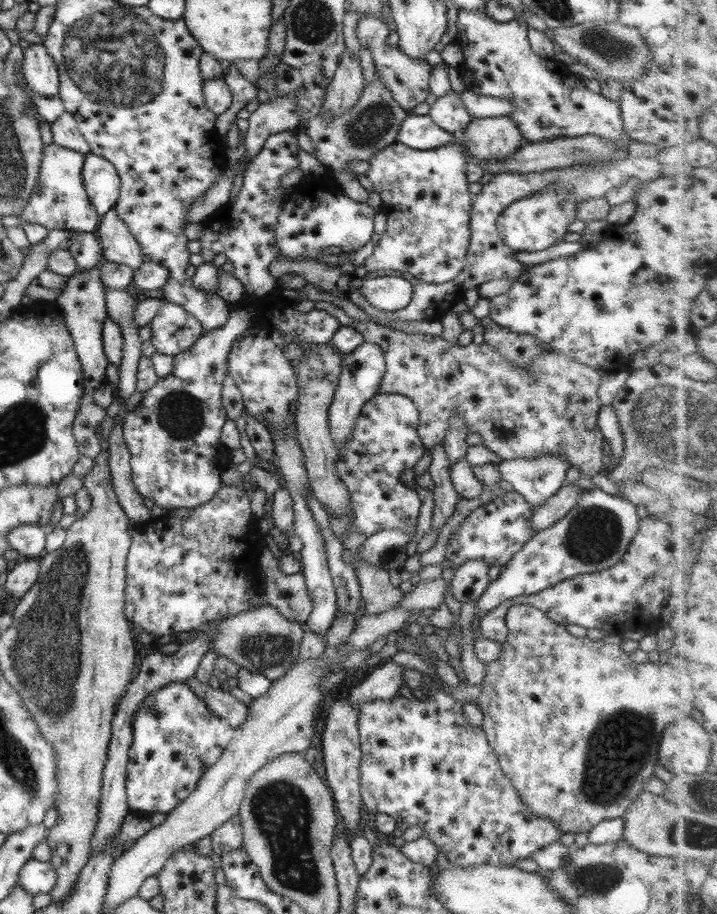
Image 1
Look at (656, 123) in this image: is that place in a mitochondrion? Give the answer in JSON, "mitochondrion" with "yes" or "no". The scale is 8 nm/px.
{"mitochondrion":"no"}

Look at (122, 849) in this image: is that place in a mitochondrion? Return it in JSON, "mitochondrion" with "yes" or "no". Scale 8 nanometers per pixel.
{"mitochondrion":"no"}

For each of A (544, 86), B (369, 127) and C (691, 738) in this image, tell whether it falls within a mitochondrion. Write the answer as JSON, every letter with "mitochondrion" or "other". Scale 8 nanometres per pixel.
{"A":"other","B":"mitochondrion","C":"other"}

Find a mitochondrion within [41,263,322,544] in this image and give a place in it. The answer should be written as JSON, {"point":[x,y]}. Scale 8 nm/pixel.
{"point":[180,414]}

